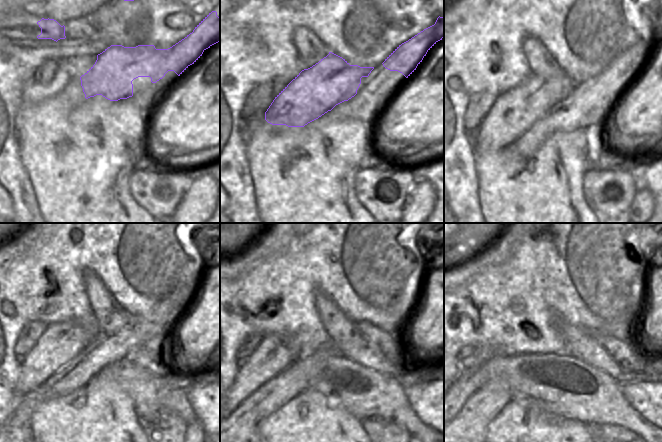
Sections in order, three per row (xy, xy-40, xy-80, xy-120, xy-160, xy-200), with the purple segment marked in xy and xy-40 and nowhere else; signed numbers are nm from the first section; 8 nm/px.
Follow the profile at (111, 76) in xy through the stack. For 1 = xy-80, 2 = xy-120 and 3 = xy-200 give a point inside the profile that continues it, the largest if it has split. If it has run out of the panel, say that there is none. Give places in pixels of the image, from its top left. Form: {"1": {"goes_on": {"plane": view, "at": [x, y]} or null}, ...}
{"1": {"goes_on": {"plane": "xy-80", "at": [514, 112]}}, "2": {"goes_on": {"plane": "xy-120", "at": [60, 343]}}, "3": {"goes_on": {"plane": "xy-200", "at": [469, 381]}}}

